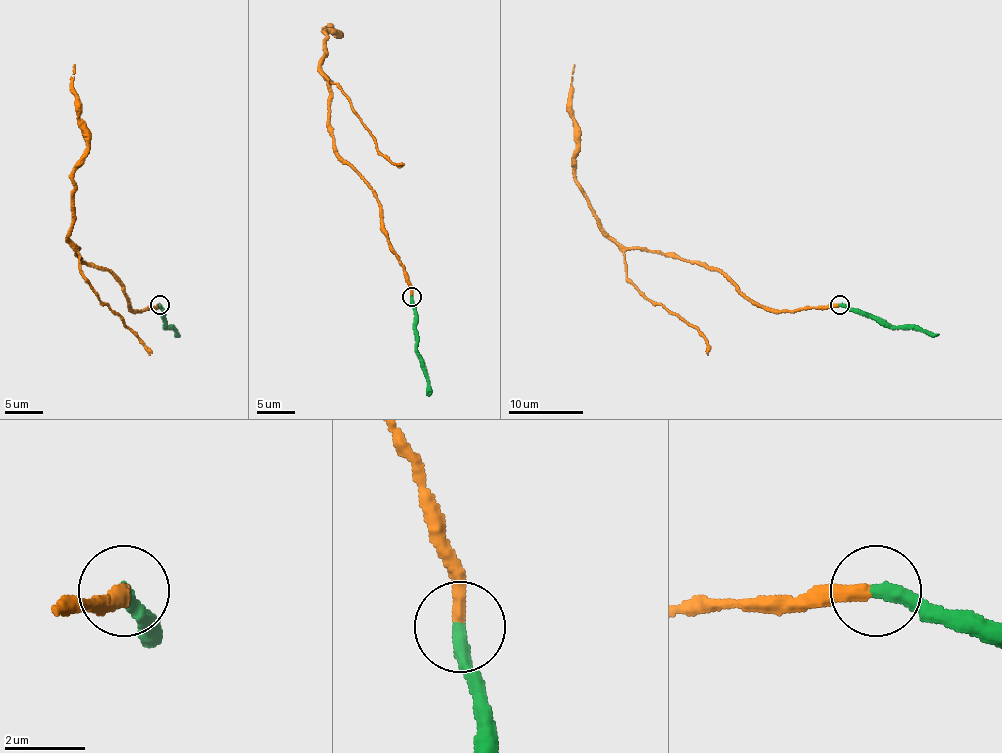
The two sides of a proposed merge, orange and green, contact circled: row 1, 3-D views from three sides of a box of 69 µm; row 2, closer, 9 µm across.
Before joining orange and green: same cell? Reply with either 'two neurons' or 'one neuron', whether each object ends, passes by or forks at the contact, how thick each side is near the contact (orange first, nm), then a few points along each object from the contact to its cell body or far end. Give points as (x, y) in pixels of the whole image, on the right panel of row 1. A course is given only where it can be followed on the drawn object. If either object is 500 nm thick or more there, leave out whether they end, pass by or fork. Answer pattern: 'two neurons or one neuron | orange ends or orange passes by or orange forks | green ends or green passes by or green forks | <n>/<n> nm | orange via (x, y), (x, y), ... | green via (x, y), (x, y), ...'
one neuron | orange ends | green ends | 340/380 nm | orange via (839, 305), (783, 311), (760, 307), (717, 270), (623, 249), (601, 226), (574, 174), (574, 65) | green via (839, 305), (879, 317), (892, 326), (913, 326), (939, 334)

